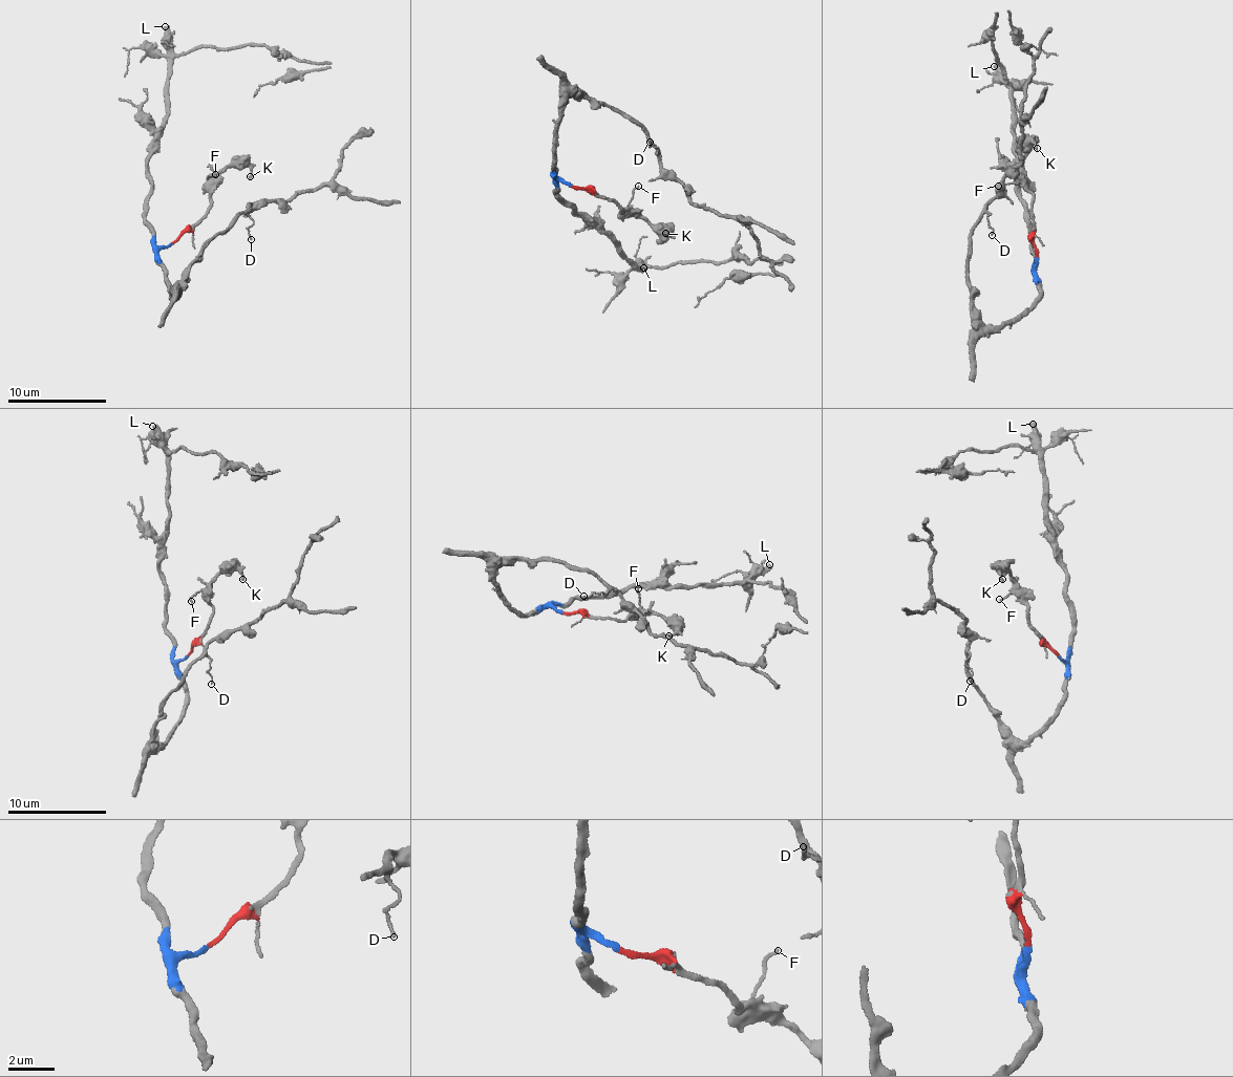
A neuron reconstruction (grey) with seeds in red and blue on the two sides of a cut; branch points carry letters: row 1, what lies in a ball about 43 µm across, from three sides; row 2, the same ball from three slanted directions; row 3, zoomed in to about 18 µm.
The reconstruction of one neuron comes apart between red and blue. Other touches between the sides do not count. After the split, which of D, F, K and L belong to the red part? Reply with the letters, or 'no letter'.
F, K

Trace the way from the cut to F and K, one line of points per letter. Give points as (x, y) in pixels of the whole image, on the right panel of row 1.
F: (1038, 258), (1032, 209), (1034, 193), (1014, 182), (999, 186)
K: (1038, 258), (1032, 209), (1034, 193), (1027, 187), (1021, 163), (1030, 142), (1037, 149)

